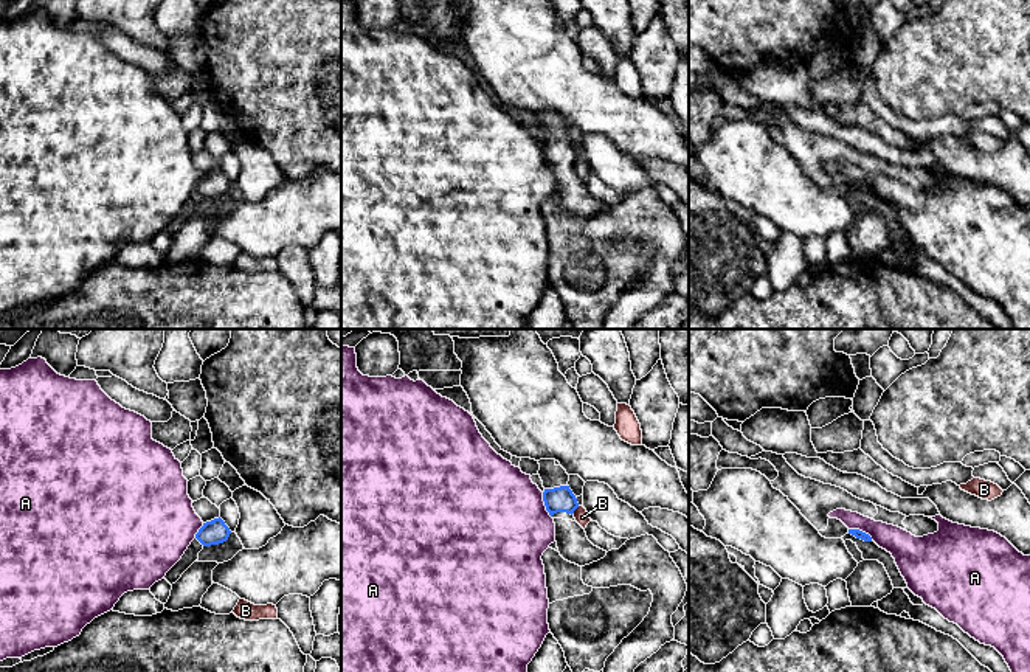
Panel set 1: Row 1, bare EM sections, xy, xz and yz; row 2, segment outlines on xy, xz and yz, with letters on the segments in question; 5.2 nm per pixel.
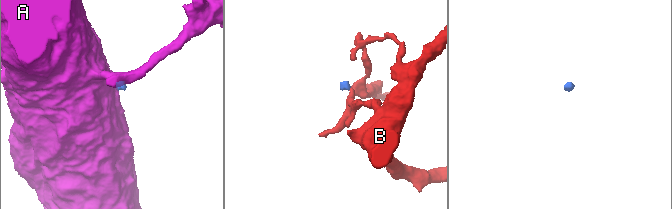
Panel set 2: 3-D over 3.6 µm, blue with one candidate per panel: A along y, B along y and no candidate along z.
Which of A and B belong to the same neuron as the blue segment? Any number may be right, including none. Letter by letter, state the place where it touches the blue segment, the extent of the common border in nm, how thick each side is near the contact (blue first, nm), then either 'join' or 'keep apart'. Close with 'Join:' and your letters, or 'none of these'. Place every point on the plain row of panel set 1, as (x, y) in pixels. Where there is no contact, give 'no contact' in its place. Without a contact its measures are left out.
A: contact xz (545, 157); length 140 nm; calibres 130 and 500 nm; keep apart
B: contact xz (574, 162); length 60 nm; calibres 130 and 80 nm; keep apart
Join: none of these

